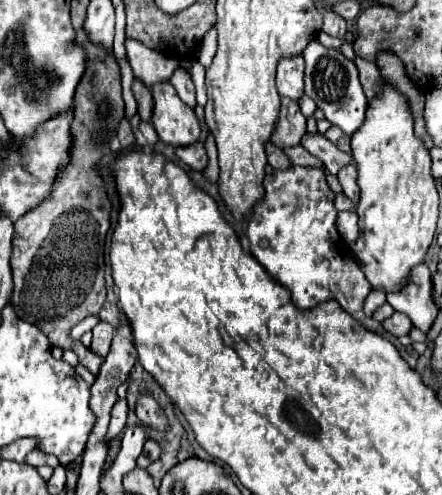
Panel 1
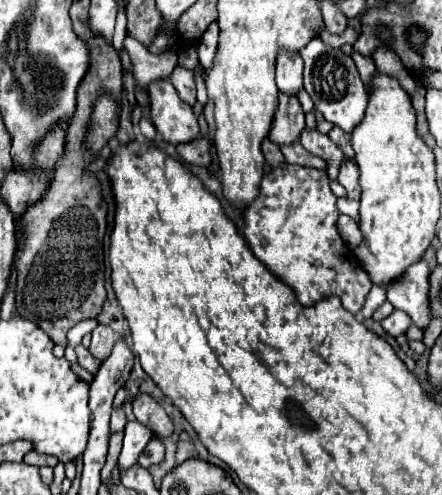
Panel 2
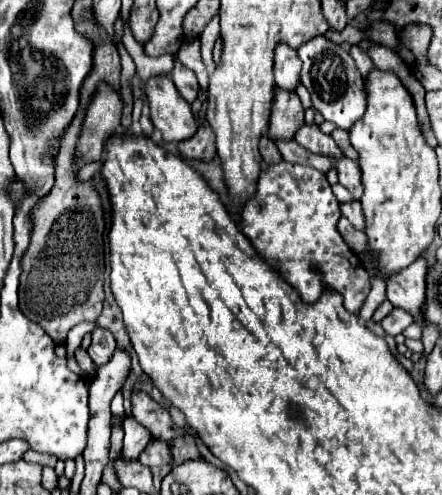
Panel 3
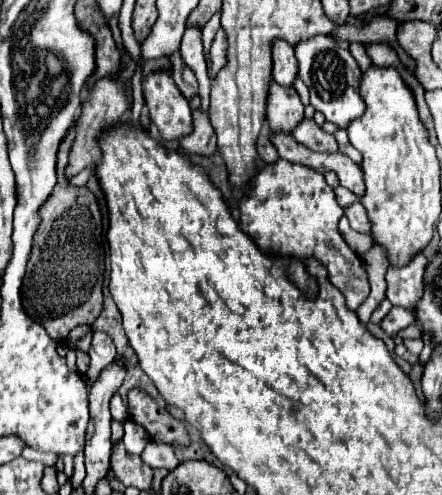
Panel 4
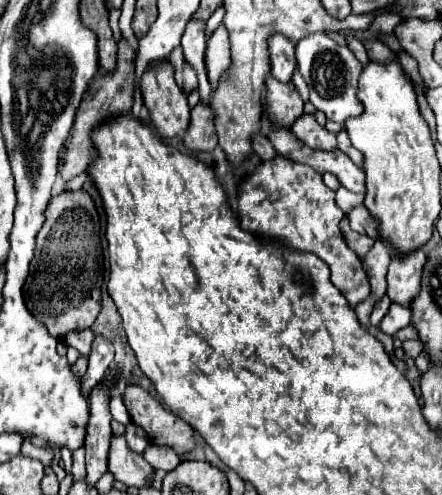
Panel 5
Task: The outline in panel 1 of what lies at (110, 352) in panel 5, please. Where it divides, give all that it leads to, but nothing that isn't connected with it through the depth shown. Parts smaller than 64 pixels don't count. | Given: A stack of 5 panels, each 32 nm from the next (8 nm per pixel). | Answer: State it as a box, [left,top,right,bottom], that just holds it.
[92,322,114,358]

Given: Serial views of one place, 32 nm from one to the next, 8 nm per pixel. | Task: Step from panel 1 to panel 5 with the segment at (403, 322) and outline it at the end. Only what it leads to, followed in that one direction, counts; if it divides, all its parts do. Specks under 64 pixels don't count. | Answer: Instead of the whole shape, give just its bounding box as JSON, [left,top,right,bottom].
[380,302,412,336]

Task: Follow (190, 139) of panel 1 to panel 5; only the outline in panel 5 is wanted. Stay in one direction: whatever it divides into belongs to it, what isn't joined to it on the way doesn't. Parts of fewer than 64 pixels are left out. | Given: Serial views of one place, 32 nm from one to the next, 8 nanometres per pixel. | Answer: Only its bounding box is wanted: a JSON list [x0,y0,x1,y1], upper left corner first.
[140,60,190,138]

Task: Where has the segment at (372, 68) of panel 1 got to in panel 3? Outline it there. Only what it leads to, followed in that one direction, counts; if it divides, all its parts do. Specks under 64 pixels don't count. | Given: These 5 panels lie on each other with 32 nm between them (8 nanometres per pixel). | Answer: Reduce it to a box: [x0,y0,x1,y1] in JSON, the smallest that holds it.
[350,44,374,76]

